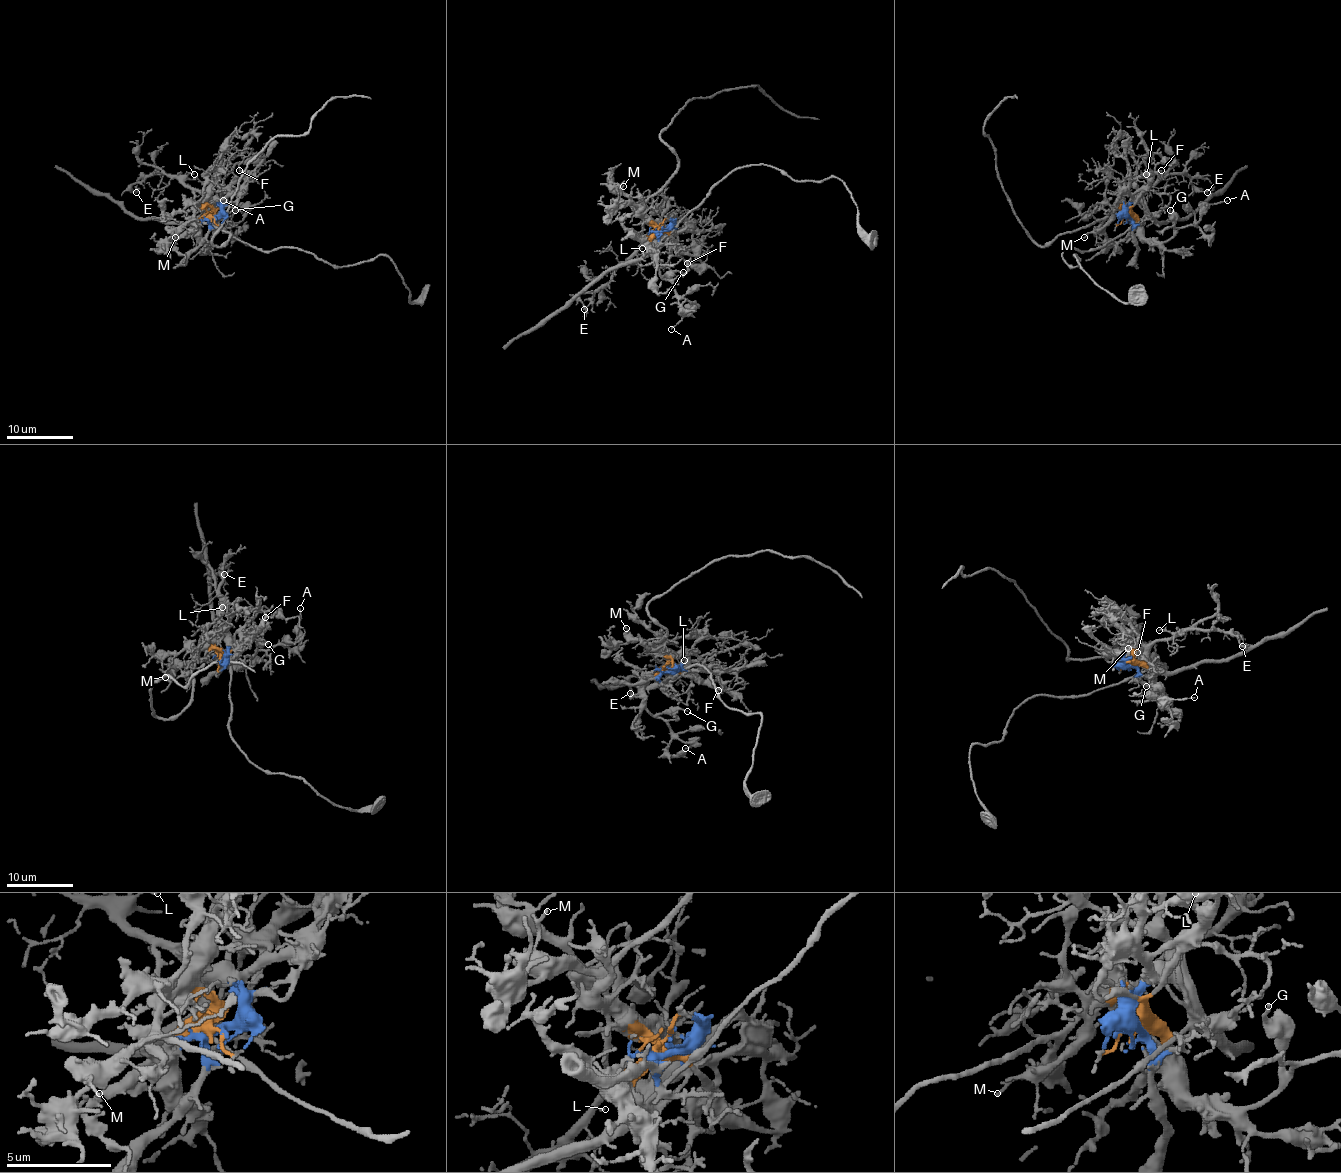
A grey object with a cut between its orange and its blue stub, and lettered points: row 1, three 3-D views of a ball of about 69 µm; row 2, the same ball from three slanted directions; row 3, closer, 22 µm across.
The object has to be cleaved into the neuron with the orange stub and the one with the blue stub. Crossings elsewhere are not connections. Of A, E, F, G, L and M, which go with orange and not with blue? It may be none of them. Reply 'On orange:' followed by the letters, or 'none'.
On orange: A, G, M

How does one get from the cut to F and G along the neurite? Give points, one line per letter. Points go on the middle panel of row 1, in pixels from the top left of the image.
F: (663, 224), (670, 232), (691, 232), (695, 259), (686, 264)
G: (663, 224), (648, 240), (650, 256), (661, 276), (670, 276), (675, 271), (683, 272)

